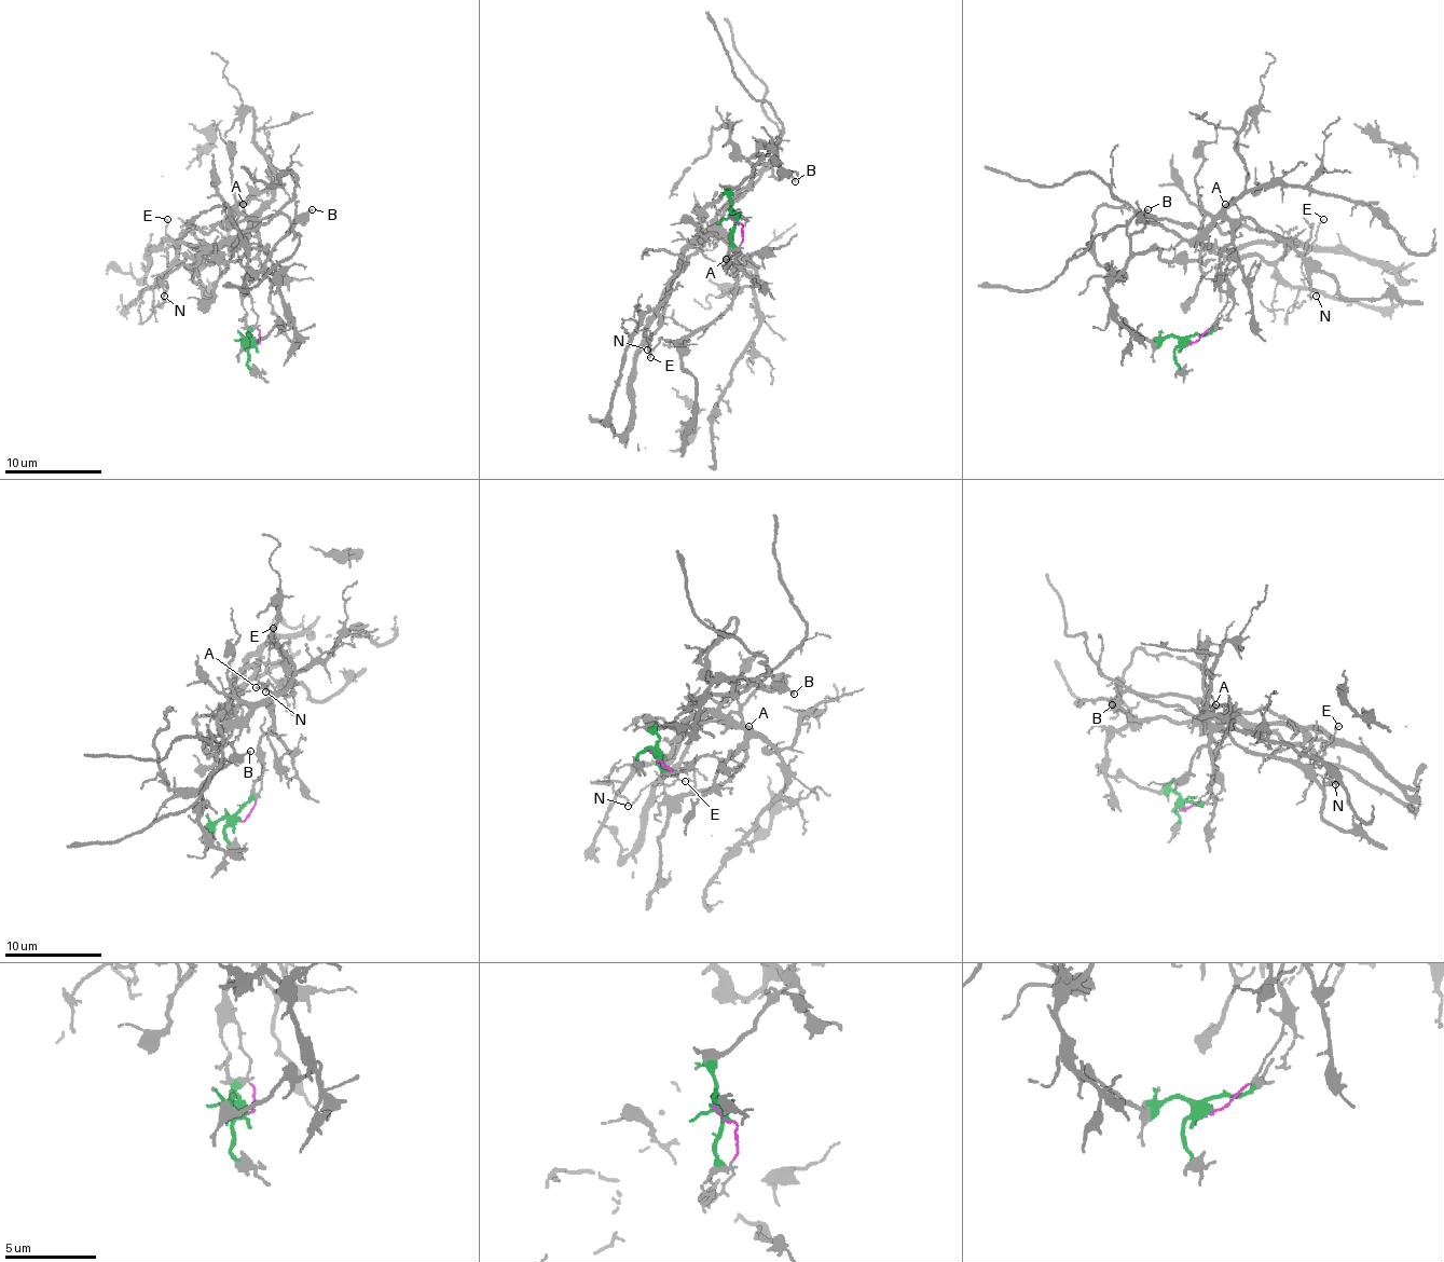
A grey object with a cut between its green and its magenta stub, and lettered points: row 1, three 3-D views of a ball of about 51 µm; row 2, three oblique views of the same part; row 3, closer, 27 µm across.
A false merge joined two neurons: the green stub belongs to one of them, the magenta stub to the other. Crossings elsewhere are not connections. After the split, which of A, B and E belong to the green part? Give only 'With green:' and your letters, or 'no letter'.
With green: B

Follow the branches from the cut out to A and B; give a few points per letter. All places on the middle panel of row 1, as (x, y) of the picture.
A: (734, 219), (742, 227), (742, 241), (734, 260), (727, 260), (744, 265), (725, 258)
B: (734, 219), (730, 192), (771, 150), (761, 143), (750, 161), (769, 165), (776, 177), (791, 175), (796, 182)

